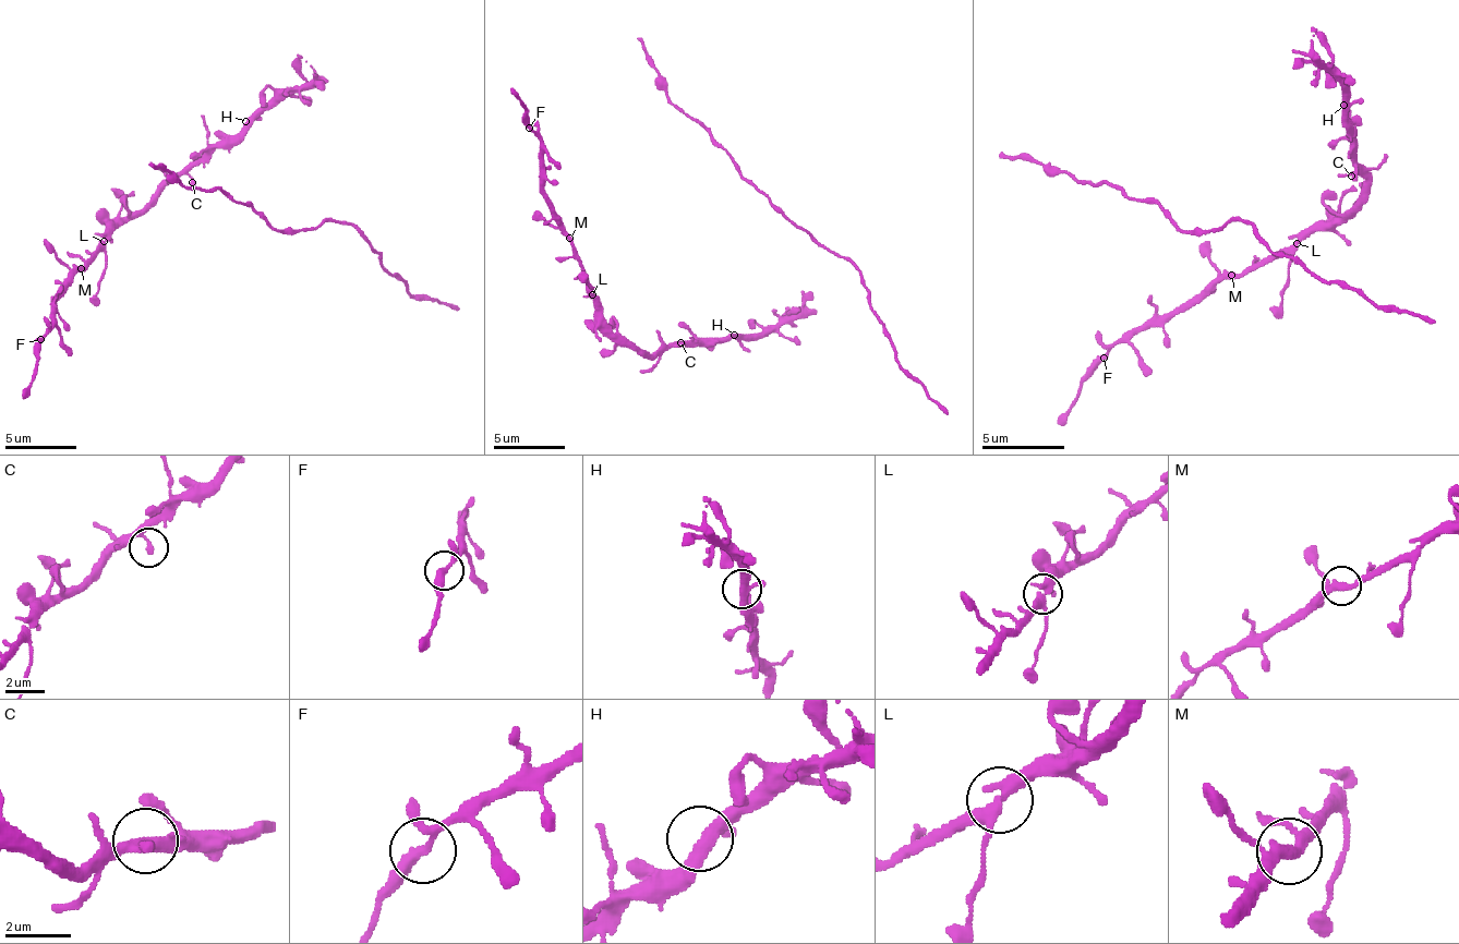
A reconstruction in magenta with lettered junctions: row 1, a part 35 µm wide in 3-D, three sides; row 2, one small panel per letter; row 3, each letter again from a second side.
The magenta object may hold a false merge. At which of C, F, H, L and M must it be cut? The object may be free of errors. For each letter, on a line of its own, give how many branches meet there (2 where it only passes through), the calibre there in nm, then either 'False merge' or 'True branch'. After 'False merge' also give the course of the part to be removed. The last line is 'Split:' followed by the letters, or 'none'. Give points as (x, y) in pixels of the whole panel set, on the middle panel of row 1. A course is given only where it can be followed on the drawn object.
C: Branches: 2. Thickness 200 nm. True branch
F: Branches: 3. Thickness 240 nm. True branch
H: Branches: 3. Thickness 320 nm. True branch
L: Branches: 3. Thickness 360 nm. True branch
M: Branches: 3. Thickness 240 nm. True branch
Split: none

